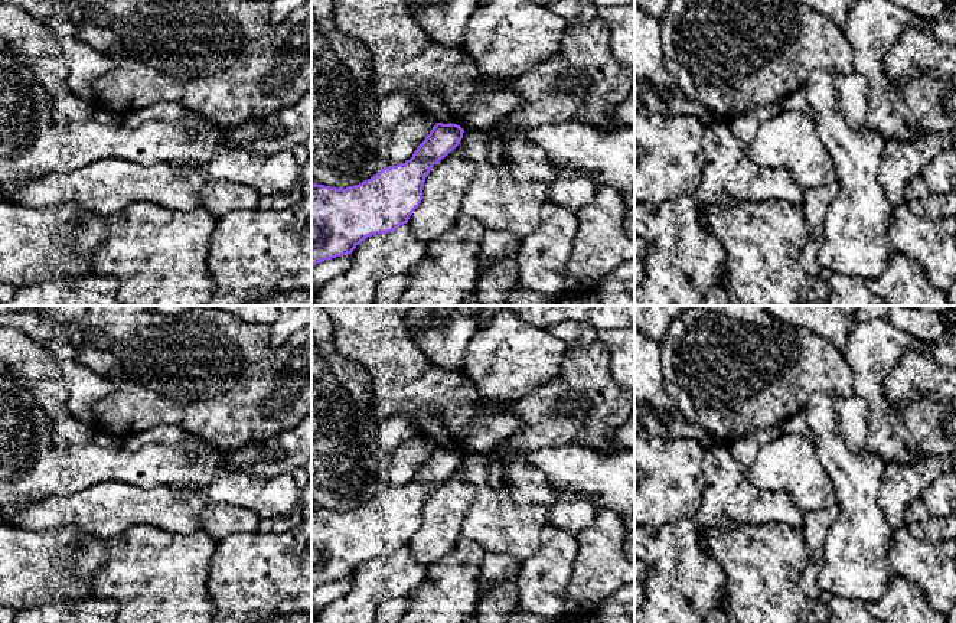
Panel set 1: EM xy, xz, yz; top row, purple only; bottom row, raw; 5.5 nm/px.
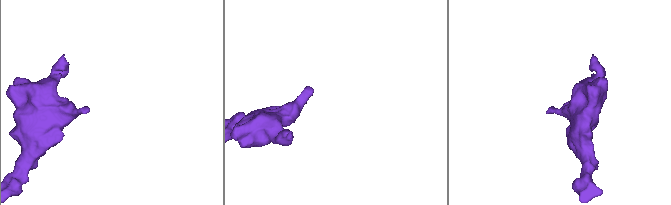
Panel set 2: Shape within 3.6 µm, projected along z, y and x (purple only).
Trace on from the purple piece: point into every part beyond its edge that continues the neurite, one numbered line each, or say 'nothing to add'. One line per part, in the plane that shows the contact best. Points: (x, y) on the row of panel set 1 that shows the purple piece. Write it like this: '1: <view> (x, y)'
nothing to add

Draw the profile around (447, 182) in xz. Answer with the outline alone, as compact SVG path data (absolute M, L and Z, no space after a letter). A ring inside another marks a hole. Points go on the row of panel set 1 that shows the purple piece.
M450 151L434 164L422 186L422 200L407 225L412 235L428 244L447 232L460 215L460 202L477 176L477 163Z

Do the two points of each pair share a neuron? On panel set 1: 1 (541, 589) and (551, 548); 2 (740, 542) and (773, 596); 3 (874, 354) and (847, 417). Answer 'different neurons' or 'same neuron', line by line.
1: same neuron
2: same neuron
3: different neurons

